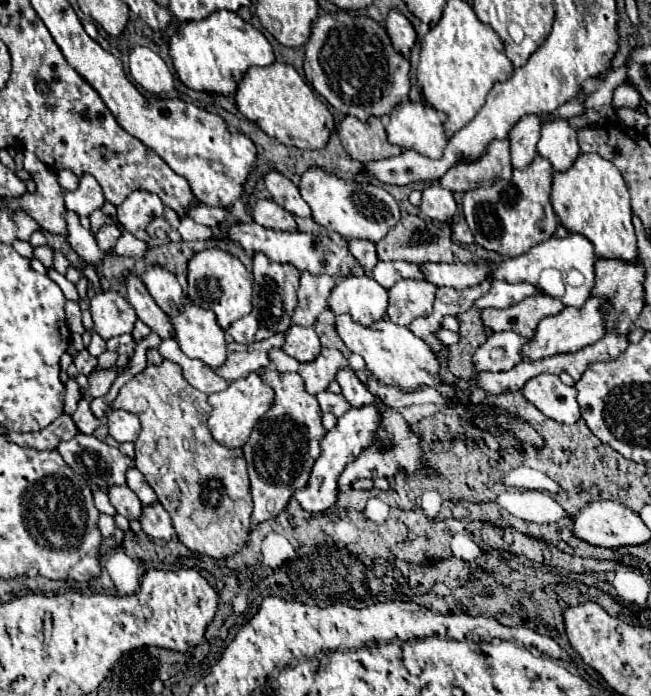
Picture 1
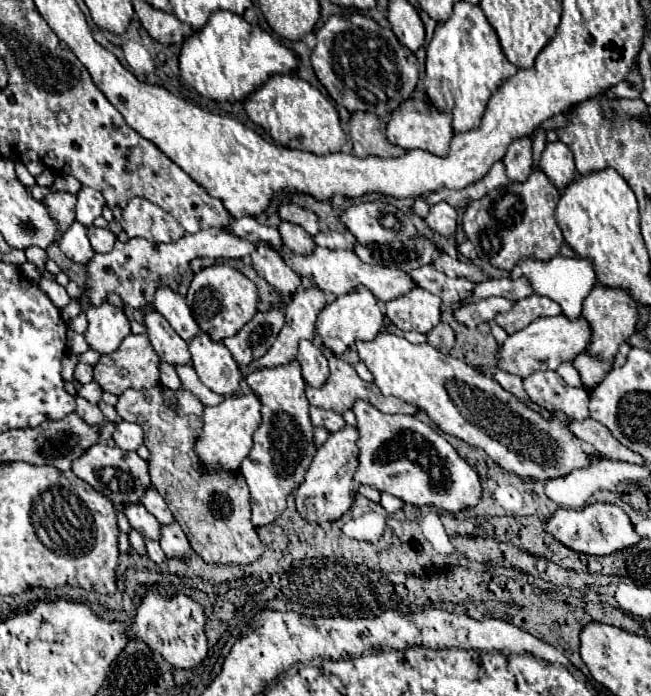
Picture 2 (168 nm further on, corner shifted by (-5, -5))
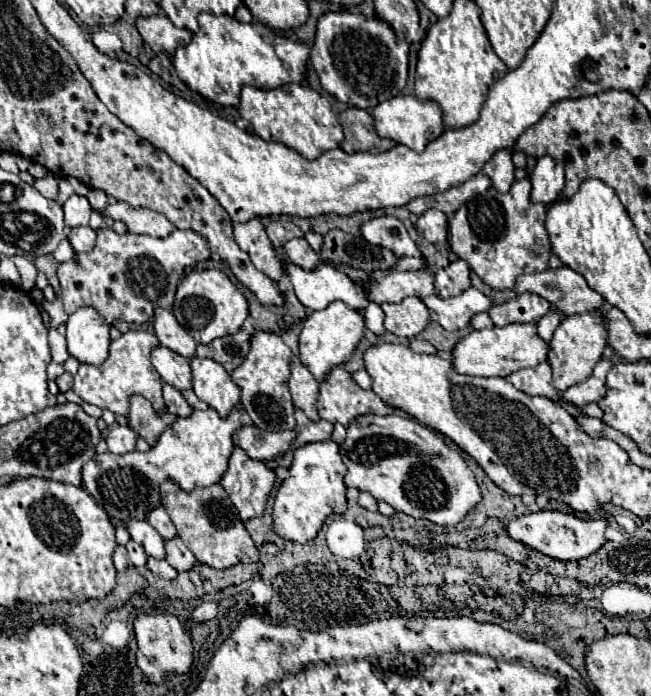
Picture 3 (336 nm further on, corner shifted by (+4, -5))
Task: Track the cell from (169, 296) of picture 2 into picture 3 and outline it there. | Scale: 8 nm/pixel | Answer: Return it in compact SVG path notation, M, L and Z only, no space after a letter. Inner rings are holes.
M158 308L154 314L154 332L162 346L174 350L184 358L192 358L196 352L196 342L186 334L186 330L176 322L170 310Z

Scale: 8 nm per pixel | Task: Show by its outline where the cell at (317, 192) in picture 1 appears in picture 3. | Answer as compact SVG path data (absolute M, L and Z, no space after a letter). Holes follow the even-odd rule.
M380 216L380 218L368 220L366 224L362 224L362 236L374 246L392 250L394 256L398 258L402 256L420 258L422 256L416 244L412 242L412 238L408 236L404 224L394 216Z

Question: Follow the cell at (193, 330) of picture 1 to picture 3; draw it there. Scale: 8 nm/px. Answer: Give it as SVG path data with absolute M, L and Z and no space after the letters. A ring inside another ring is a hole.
M192 358L192 376L196 396L226 418L240 406L240 388L230 380L230 374L214 360Z

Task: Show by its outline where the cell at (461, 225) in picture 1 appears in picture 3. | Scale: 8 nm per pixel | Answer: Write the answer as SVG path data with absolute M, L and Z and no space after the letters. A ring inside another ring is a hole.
M454 260L450 266L446 266L440 274L436 274L438 284L438 296L450 298L462 294L466 288L470 288L470 268L464 260Z

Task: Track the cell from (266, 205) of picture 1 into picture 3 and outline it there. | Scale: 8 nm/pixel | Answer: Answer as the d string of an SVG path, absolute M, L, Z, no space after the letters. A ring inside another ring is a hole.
M294 238L286 244L286 256L292 264L304 268L304 270L314 270L320 264L320 254L310 248L310 244L304 238Z

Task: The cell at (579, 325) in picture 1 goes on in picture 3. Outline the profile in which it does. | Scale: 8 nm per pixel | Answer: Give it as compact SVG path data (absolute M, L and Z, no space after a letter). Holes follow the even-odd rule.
M508 324L504 328L486 328L474 330L456 342L452 348L452 368L458 374L472 376L502 376L506 378L510 372L520 368L534 368L534 364L546 362L548 342L538 340L536 324Z

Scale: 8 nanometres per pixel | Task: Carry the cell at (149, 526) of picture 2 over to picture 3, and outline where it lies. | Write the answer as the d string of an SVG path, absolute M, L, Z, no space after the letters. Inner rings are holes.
M130 520L130 522L126 524L126 528L128 528L130 536L146 550L148 556L152 556L152 558L164 558L164 556L166 556L162 536L160 536L148 522Z

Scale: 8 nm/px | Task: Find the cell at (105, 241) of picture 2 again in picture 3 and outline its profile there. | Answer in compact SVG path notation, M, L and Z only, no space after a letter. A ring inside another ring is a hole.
M80 226L80 228L70 228L68 238L74 248L74 252L88 252L94 248L94 236L96 232L90 226Z

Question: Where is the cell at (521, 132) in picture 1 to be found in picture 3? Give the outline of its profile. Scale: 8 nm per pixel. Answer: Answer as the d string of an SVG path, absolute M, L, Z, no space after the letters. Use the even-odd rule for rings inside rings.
M498 150L492 160L488 160L482 168L482 174L490 178L492 186L498 192L508 192L514 182L514 164L512 154L508 150Z

